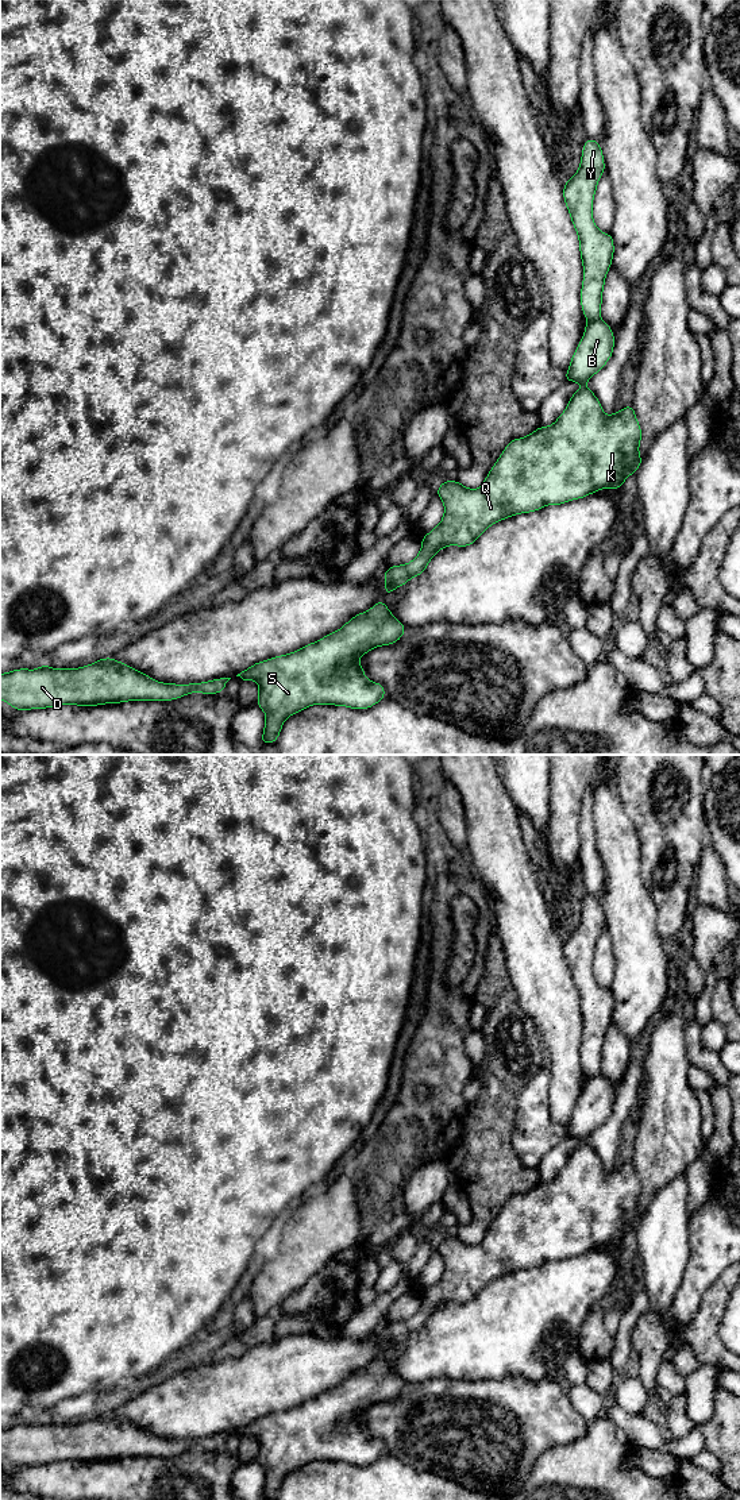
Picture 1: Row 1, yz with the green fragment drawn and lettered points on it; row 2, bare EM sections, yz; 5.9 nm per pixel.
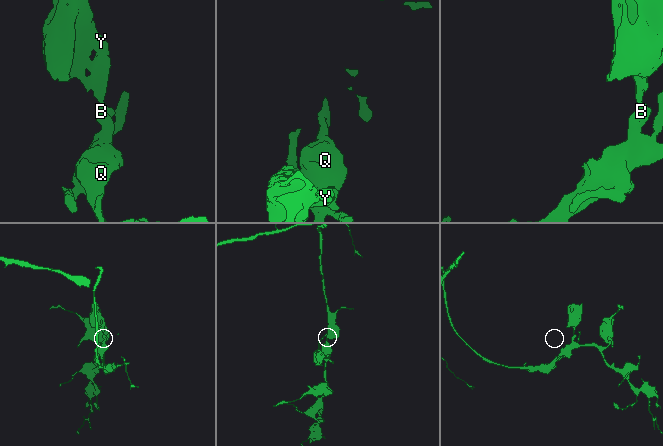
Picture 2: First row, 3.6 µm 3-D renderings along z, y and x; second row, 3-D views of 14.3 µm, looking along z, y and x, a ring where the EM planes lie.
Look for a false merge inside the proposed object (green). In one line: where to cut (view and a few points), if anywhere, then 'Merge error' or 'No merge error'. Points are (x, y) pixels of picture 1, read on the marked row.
Split along yz (598, 317), (588, 323). Merge error

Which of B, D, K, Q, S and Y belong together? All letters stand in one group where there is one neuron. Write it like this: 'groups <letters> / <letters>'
groups B D K Q S / Y

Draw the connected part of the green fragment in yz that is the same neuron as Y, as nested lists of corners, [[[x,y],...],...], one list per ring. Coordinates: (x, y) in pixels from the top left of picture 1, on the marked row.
[[[589,138],[583,143],[579,170],[563,186],[563,198],[579,239],[579,251],[583,265],[581,306],[587,323],[600,319],[605,277],[612,266],[614,254],[612,234],[601,232],[593,220],[593,198],[597,190],[597,184],[605,169],[600,143]]]

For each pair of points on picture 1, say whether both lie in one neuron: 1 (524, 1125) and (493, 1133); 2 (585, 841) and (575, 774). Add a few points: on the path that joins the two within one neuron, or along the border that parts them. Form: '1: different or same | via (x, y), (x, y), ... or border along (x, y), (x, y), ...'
1: different | border along (519, 1096), (512, 1134), (512, 1148), (517, 1159)
2: different | border along (593, 779), (585, 791), (581, 806), (578, 840)

